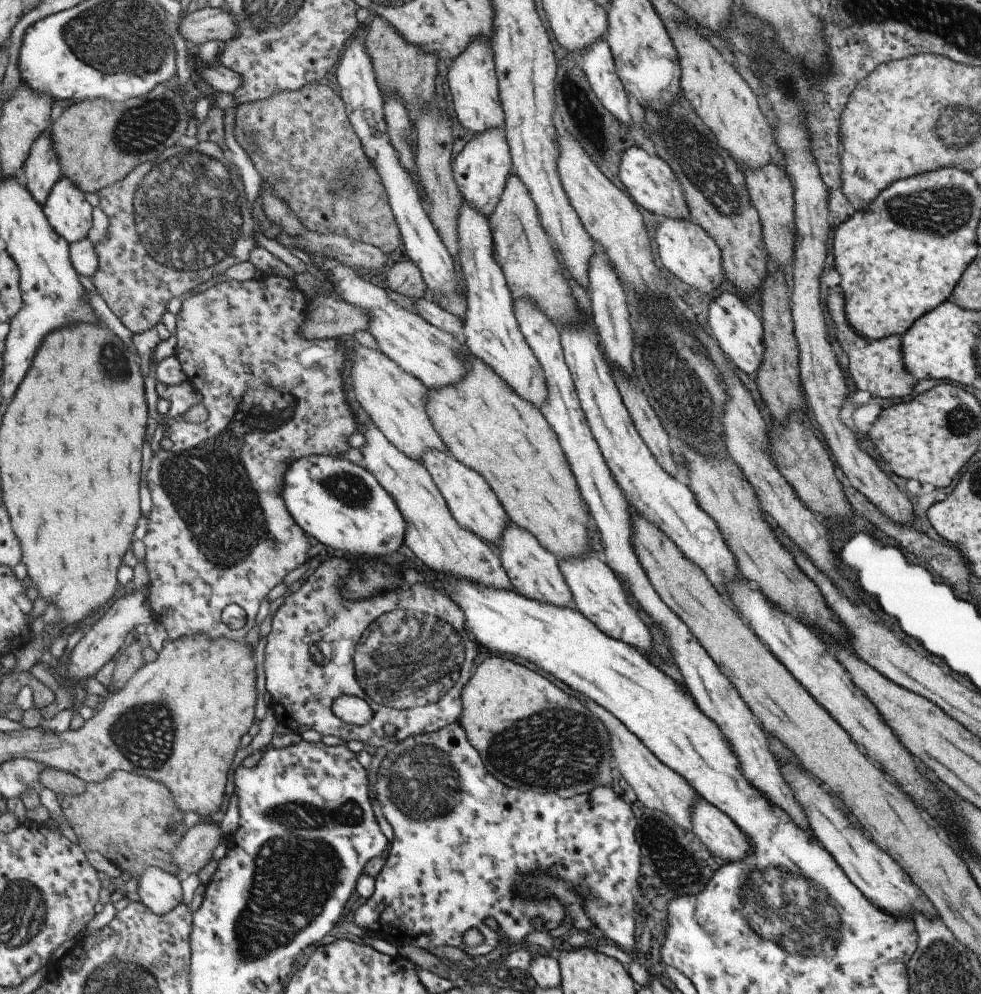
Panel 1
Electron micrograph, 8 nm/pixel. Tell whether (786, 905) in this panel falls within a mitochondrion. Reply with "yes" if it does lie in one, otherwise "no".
yes

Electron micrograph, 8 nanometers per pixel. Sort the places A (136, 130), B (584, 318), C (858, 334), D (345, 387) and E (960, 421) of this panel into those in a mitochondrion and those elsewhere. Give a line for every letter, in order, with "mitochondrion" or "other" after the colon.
A: mitochondrion
B: other
C: other
D: other
E: mitochondrion

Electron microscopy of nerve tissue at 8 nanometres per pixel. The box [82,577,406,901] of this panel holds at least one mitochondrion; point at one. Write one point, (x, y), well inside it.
(146, 732)

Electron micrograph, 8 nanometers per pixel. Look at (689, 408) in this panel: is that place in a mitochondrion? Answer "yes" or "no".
yes

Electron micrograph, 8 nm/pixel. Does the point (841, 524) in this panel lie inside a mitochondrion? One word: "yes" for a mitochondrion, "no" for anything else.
no

